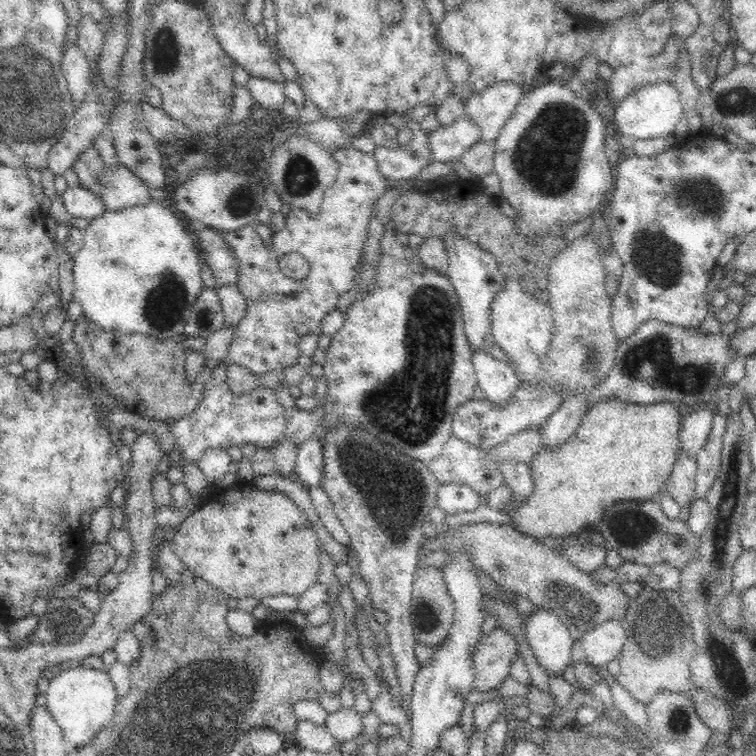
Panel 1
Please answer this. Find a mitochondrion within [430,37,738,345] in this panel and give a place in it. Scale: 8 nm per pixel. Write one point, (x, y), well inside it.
(546, 158)

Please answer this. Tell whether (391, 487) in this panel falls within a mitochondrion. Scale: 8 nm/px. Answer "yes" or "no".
yes

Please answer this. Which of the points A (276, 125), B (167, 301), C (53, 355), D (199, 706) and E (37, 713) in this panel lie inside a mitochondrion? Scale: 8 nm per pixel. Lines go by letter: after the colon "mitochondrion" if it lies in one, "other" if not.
A: other
B: mitochondrion
C: other
D: mitochondrion
E: other

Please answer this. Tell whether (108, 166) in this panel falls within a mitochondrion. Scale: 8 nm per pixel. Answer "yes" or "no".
no

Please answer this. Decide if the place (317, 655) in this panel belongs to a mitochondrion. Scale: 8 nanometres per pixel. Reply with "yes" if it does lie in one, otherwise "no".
no

